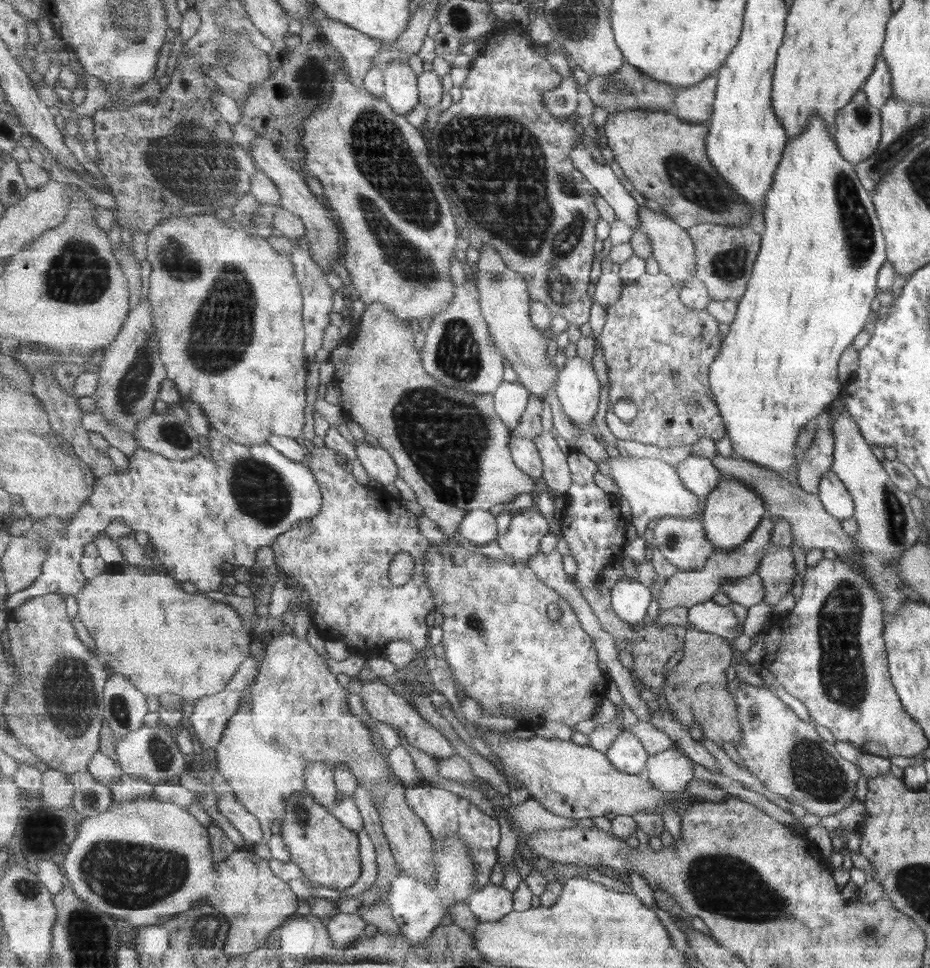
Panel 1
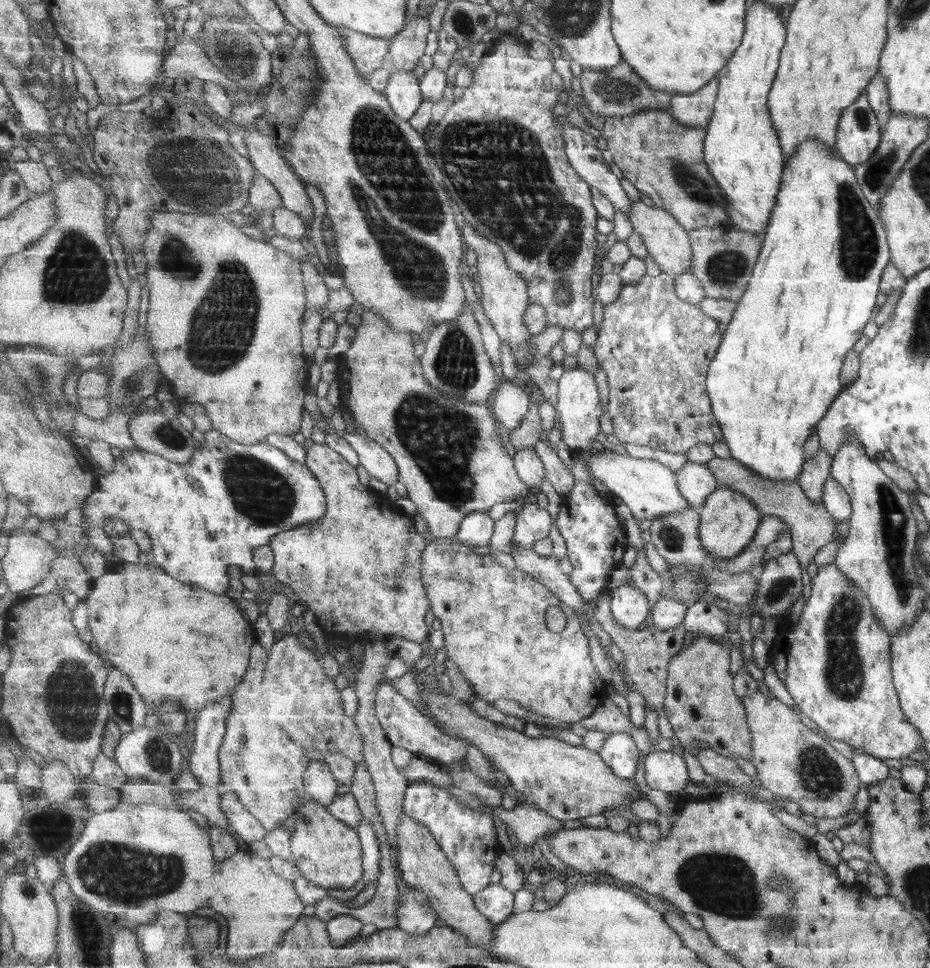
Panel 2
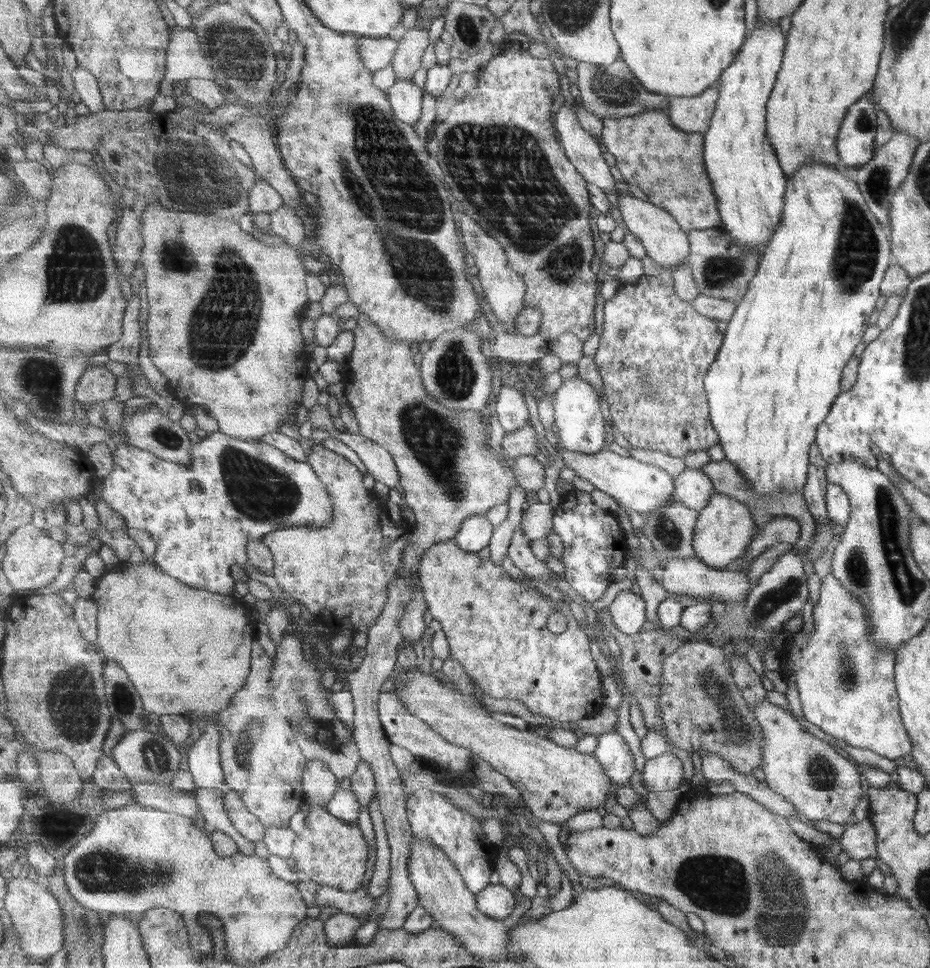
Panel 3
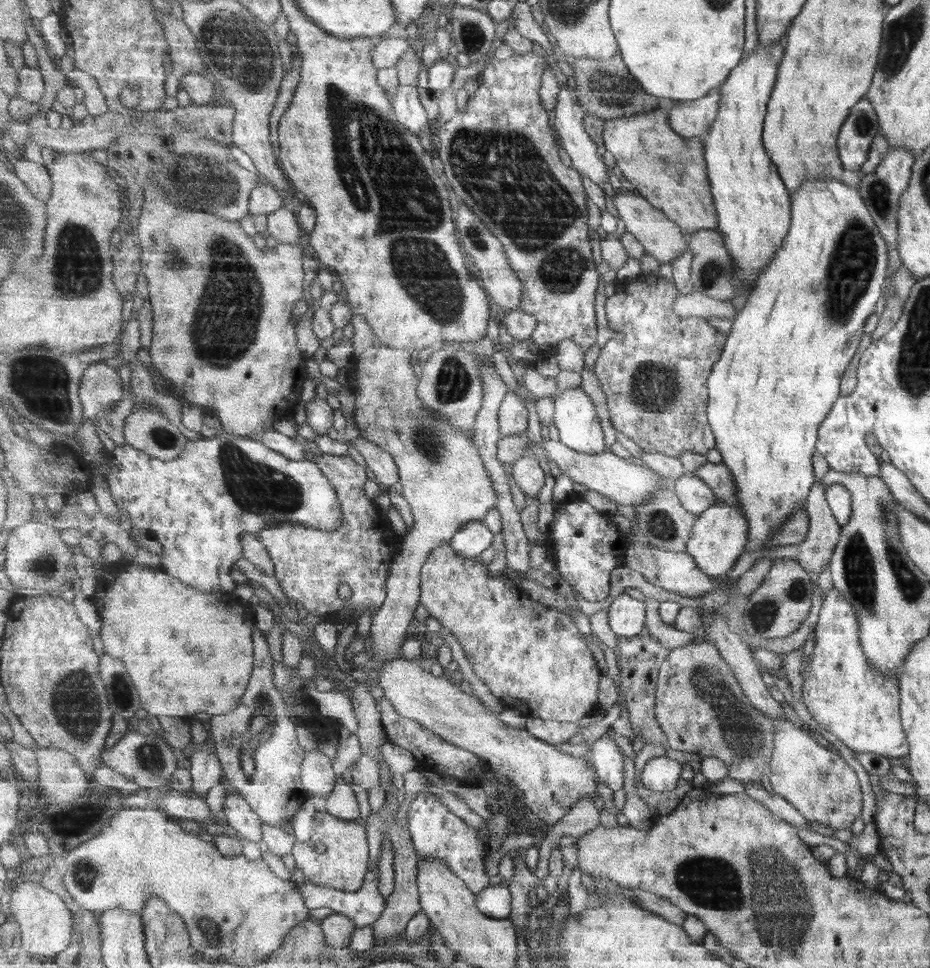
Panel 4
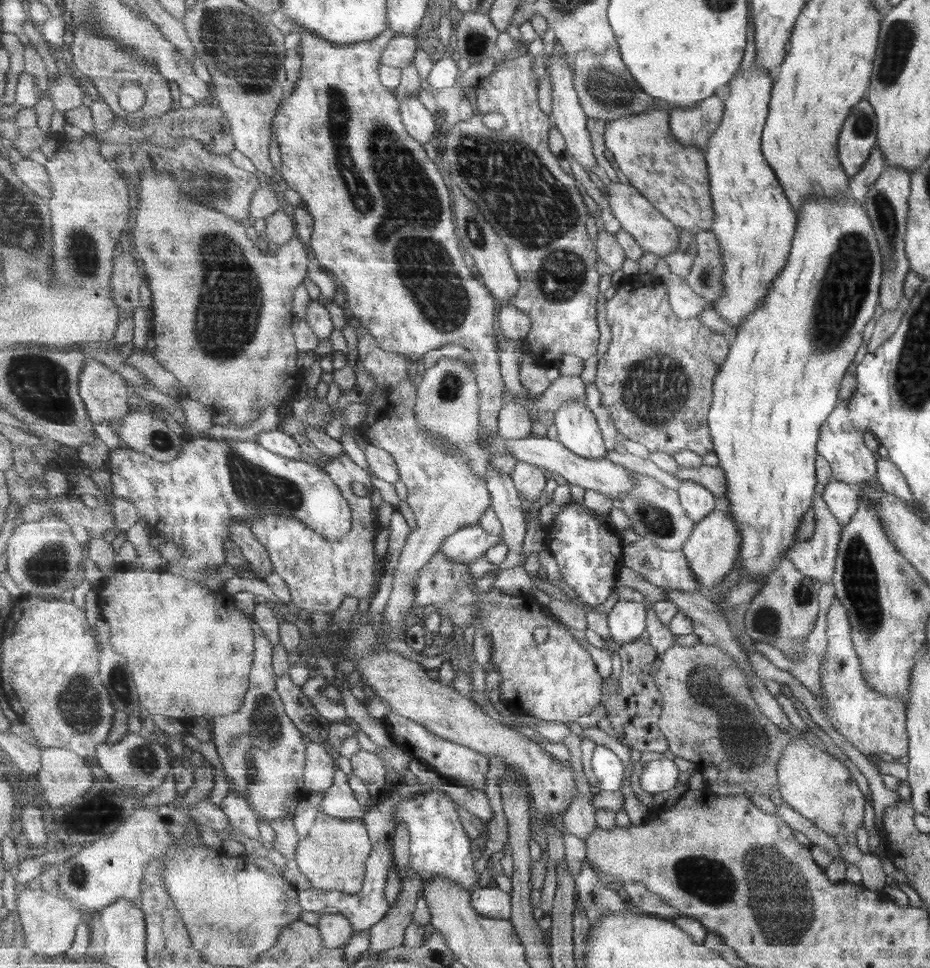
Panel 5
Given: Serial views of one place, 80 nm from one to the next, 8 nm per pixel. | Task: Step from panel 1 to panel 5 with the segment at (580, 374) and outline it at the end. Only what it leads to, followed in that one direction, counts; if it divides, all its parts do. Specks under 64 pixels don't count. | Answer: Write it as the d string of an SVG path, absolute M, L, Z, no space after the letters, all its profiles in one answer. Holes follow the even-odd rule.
M567 401L555 414L557 440L583 458L605 458L607 447L597 417L581 401Z

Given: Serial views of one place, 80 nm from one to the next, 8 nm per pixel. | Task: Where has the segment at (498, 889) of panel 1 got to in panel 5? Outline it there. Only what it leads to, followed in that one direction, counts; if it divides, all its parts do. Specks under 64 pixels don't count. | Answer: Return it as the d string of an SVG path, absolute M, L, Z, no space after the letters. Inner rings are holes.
M494 885L474 890L472 904L481 916L487 918L510 920L513 915L512 895Z

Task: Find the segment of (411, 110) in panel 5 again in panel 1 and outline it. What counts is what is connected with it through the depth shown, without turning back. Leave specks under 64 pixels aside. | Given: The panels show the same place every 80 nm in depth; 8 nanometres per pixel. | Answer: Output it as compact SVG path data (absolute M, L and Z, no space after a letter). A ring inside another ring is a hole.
M395 59L383 70L385 100L395 112L407 116L420 103L418 75L402 59Z

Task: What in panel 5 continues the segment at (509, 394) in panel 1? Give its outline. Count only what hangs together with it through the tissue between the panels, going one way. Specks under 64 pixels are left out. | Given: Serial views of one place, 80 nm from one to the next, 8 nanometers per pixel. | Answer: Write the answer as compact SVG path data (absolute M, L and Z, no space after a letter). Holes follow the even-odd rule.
M515 398L506 400L500 413L499 426L501 436L509 440L527 438L533 435L529 410Z

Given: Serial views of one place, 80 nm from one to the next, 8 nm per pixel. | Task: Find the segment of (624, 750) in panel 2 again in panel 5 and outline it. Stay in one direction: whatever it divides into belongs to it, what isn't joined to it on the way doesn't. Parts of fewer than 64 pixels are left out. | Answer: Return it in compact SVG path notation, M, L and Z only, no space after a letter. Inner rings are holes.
M597 745L594 749L592 769L602 791L613 794L624 788L623 761L606 745Z

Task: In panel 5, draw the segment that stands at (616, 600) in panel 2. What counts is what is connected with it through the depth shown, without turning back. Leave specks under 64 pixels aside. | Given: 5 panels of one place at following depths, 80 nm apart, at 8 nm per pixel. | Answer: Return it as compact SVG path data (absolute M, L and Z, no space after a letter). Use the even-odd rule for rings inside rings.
M617 601L608 614L611 639L619 646L637 640L648 627L647 619L648 611L645 603Z

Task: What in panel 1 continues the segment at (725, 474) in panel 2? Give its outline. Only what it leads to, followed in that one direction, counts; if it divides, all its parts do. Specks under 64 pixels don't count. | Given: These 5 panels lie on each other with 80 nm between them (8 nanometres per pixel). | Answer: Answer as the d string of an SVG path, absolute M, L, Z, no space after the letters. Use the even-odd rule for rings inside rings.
M713 453L710 459L711 464L718 469L721 478L734 478L737 482L744 484L762 500L769 514L786 520L790 526L793 542L804 553L811 548L830 548L836 552L837 556L851 556L854 553L855 541L841 529L840 521L827 514L817 495L803 492L799 485L791 484L775 471L767 470L762 466L757 466L754 462L734 455L724 457Z

